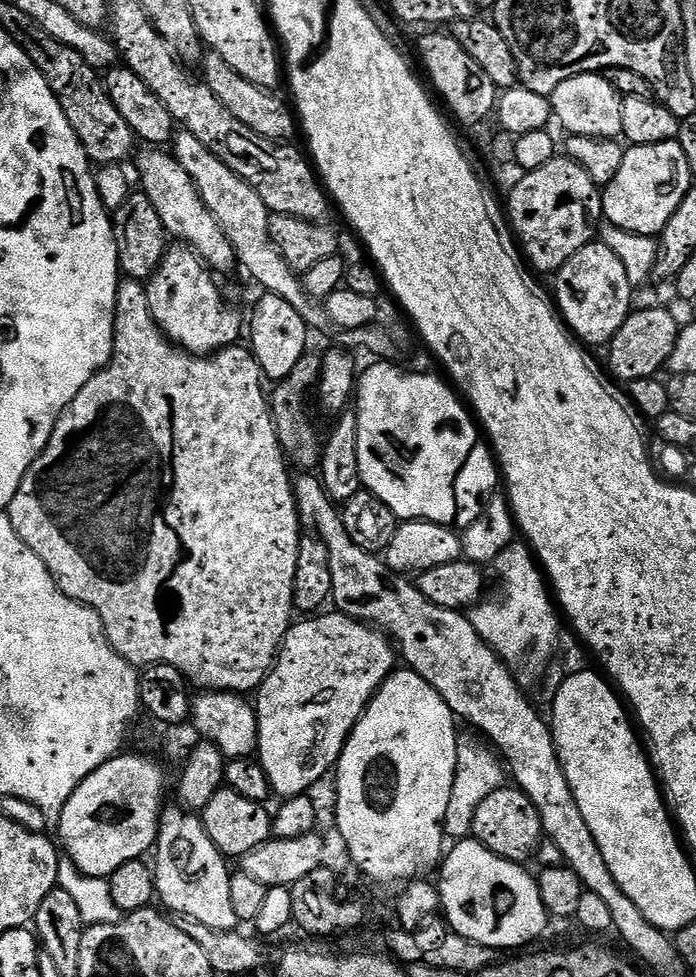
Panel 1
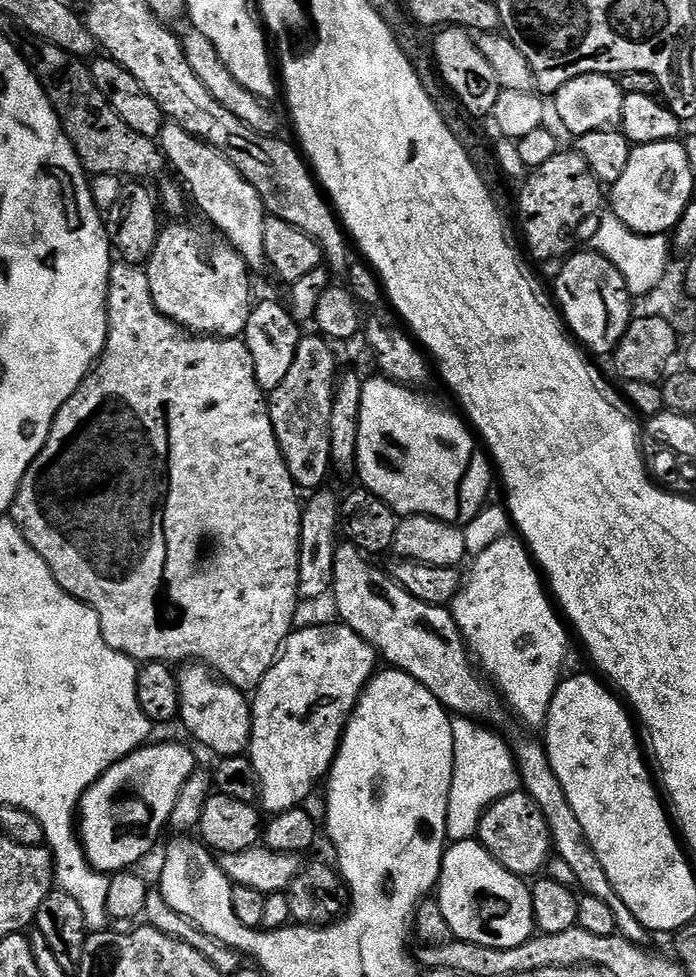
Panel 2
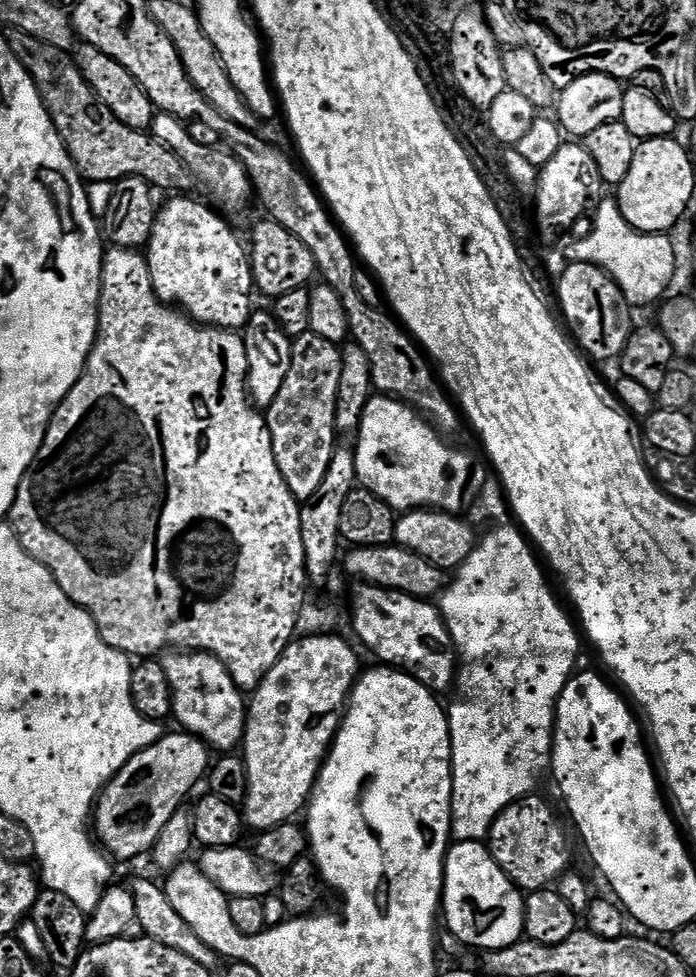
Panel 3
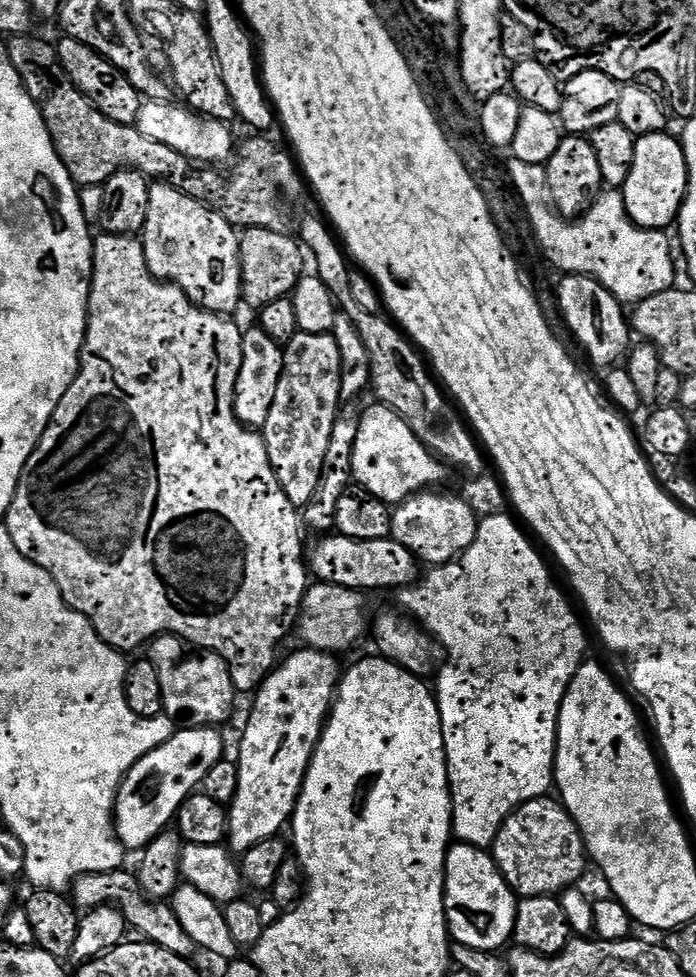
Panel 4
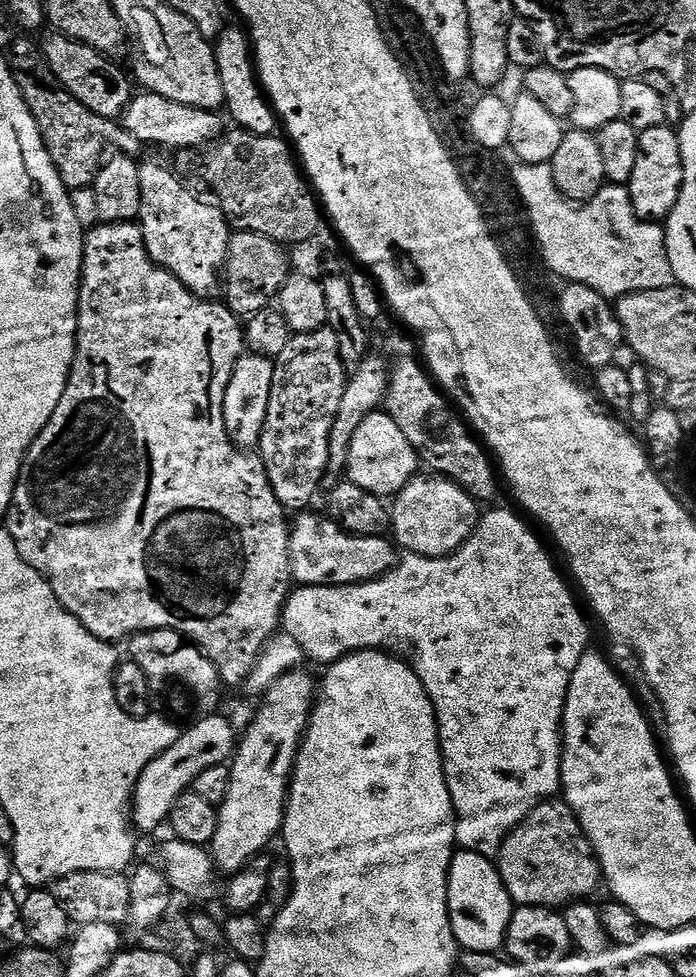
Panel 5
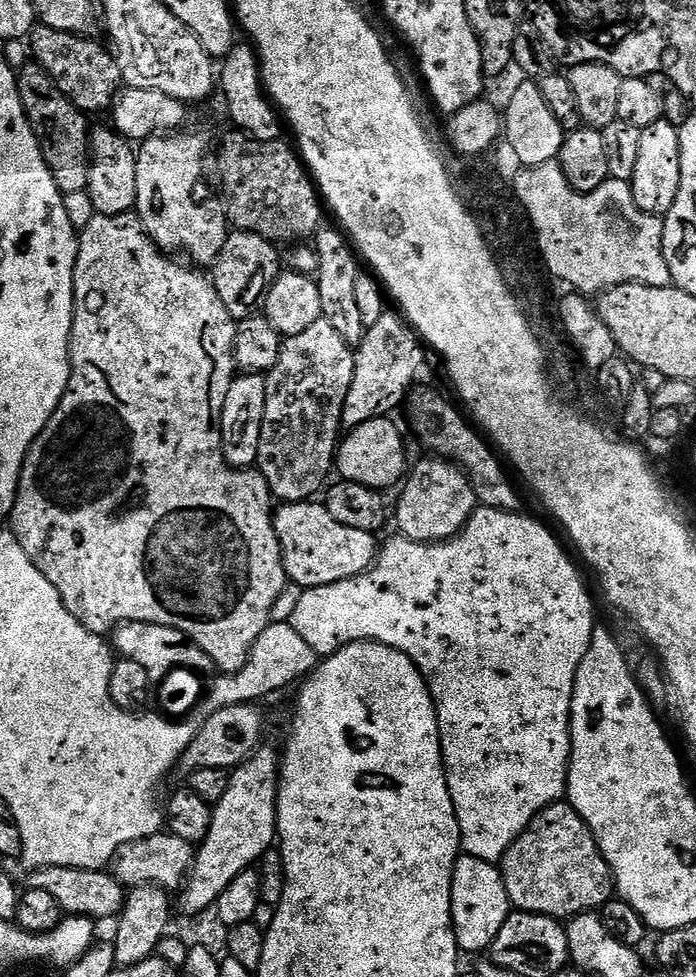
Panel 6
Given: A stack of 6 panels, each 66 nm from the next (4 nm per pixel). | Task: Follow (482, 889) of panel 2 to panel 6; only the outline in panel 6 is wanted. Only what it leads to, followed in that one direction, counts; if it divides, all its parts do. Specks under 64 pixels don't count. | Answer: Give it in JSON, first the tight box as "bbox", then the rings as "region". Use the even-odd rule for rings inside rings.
{"bbox":[452,854,510,953],"region":[[[464,854],[452,871],[452,929],[456,931],[456,946],[461,953],[480,952],[491,945],[502,930],[510,905],[504,879],[496,864]]]}

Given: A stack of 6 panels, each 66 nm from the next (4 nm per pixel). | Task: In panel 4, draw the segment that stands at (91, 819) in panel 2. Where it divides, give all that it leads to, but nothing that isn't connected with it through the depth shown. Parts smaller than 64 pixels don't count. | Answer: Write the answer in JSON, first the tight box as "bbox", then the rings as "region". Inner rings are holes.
{"bbox":[116,727,225,850],"region":[[[181,727],[162,746],[134,762],[116,795],[116,836],[125,849],[143,850],[153,838],[175,821],[182,802],[203,785],[210,766],[225,759],[224,740],[215,727]]]}

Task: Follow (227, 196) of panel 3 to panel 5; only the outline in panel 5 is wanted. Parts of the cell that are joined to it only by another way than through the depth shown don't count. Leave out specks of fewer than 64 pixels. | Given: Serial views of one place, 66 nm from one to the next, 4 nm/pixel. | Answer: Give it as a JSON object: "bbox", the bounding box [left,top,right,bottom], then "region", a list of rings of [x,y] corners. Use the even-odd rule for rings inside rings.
{"bbox":[122,92,226,150],"region":[[[144,92],[143,94],[133,95],[132,101],[128,103],[128,111],[122,117],[123,127],[127,128],[134,138],[140,140],[141,145],[165,144],[171,150],[197,150],[211,145],[220,140],[226,132],[224,126],[225,117],[219,111],[207,112],[194,106],[182,106],[182,102],[170,102],[170,98],[162,98],[153,92]]]}

